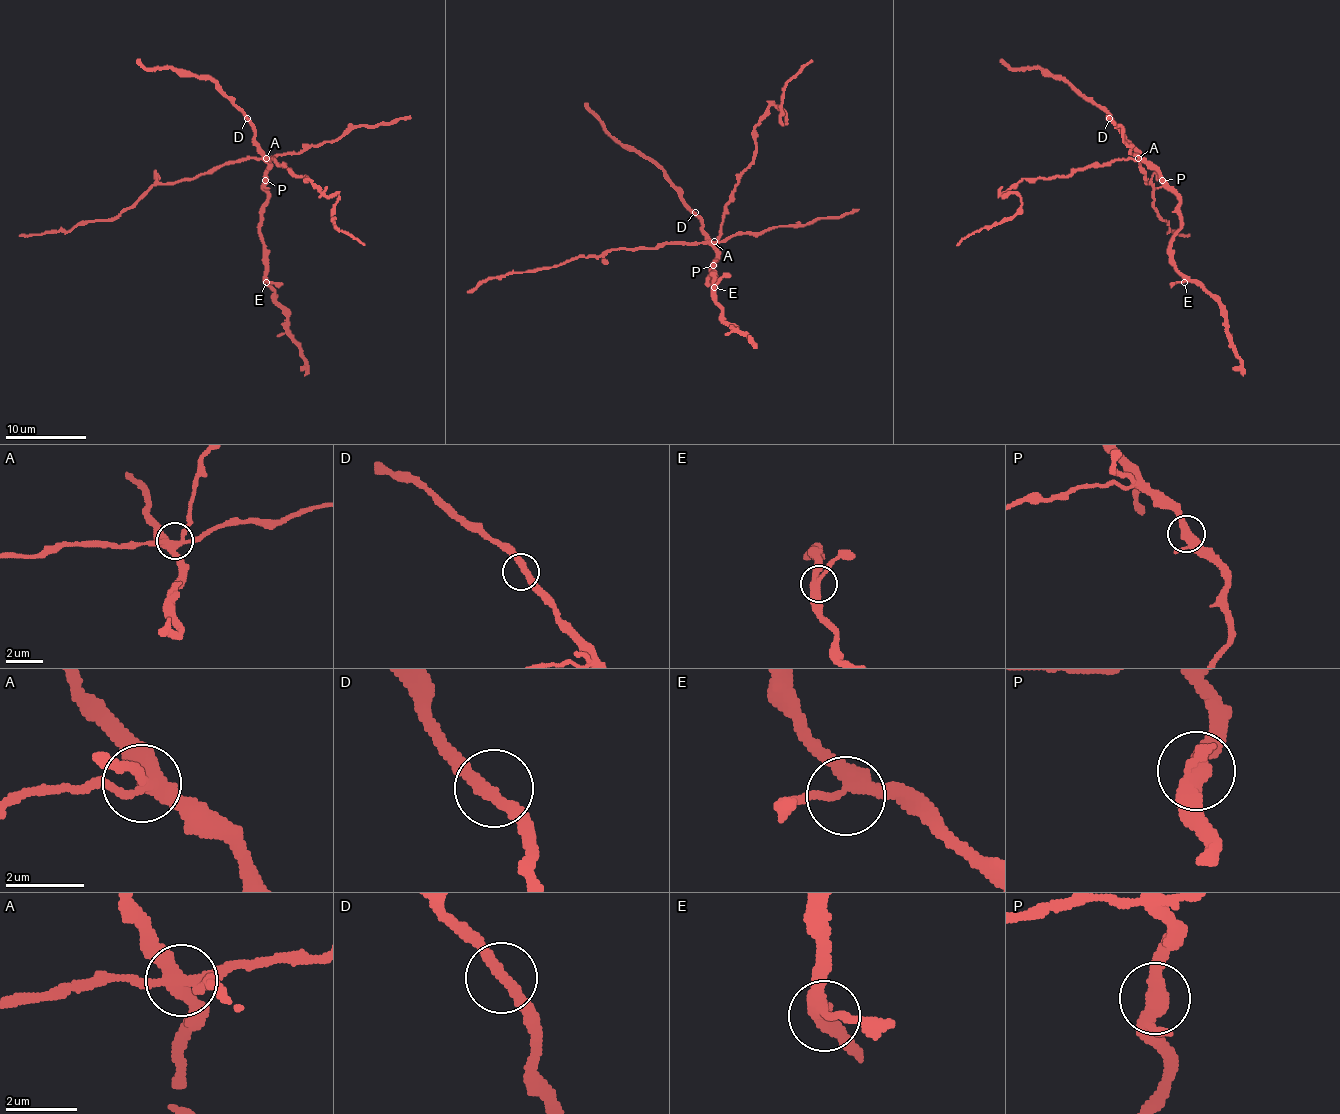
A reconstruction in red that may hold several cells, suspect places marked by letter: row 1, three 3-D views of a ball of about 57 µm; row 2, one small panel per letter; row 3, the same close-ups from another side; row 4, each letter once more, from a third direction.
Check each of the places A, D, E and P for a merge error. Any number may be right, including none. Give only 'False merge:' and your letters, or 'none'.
False merge: A

